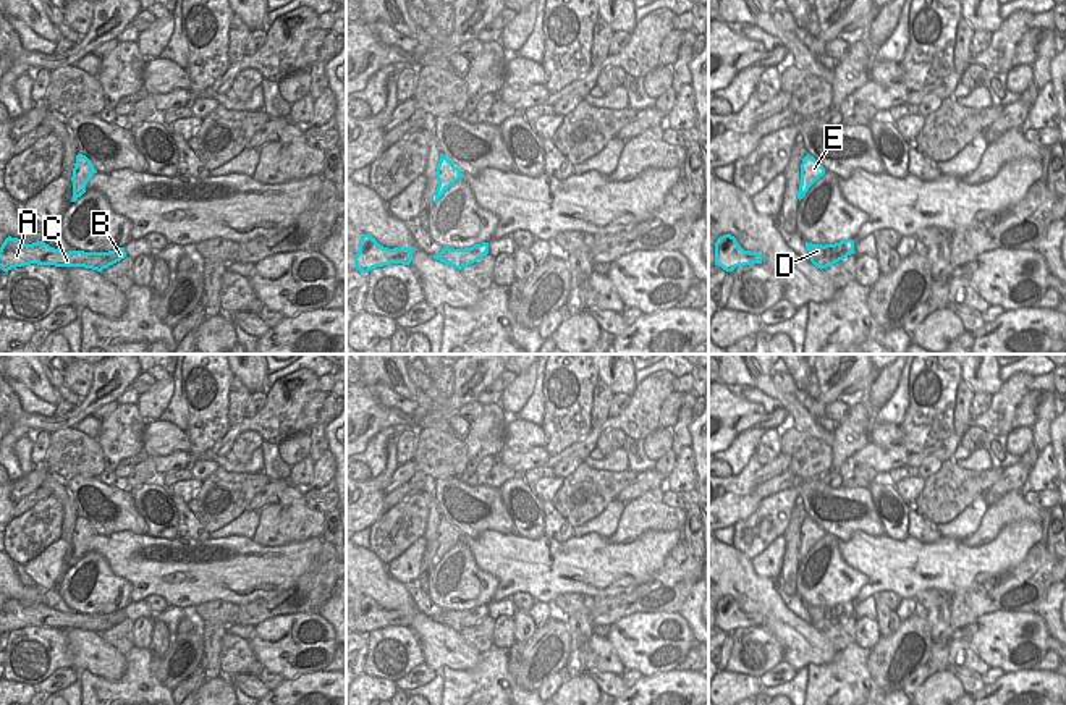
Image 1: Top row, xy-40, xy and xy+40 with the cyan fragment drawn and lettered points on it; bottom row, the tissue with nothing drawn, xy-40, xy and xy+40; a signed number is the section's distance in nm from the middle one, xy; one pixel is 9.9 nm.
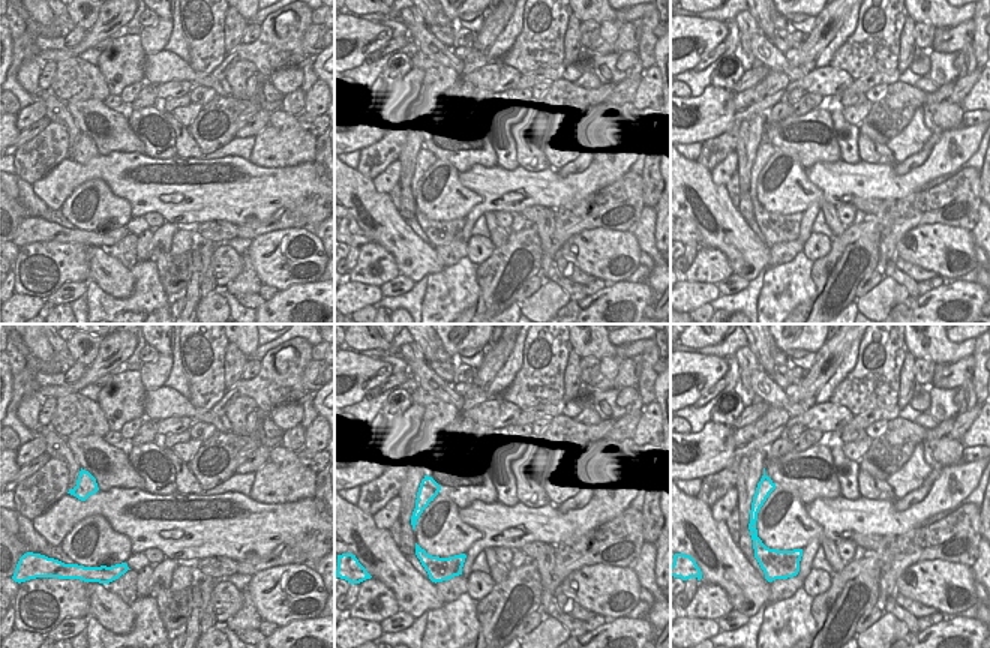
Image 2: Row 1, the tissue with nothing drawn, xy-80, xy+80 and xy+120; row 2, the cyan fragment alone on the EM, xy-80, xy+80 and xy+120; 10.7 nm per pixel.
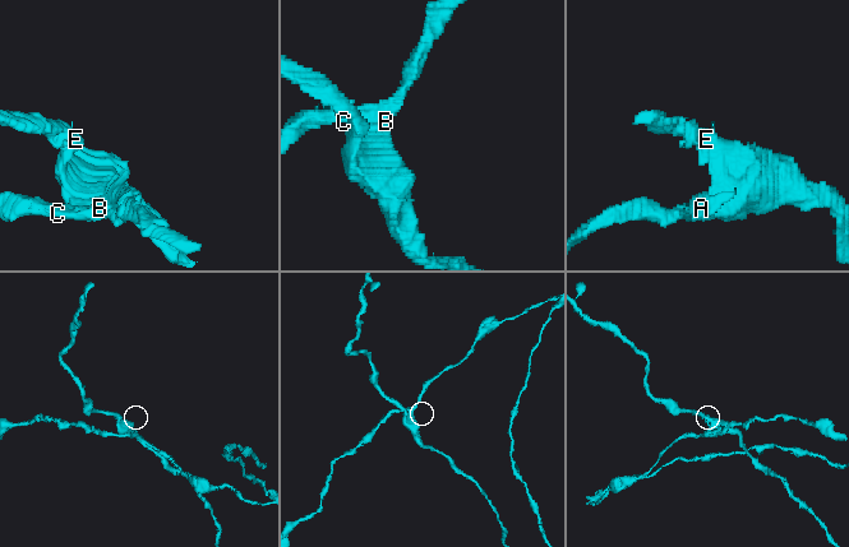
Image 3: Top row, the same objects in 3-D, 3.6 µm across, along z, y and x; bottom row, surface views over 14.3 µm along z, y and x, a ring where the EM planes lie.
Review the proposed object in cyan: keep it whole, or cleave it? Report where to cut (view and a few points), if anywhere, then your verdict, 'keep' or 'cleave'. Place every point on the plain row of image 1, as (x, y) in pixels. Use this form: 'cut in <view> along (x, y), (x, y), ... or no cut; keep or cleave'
cut in xy-40 along (107, 615), (114, 624); cleave

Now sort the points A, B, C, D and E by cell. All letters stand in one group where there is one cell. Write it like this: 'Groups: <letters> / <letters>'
Groups: A C / B D E

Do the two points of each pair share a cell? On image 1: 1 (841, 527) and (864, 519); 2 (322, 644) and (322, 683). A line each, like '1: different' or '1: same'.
1: same
2: different

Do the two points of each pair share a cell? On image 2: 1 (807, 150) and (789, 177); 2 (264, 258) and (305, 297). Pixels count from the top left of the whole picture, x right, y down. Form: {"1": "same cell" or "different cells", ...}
{"1": "different cells", "2": "different cells"}

